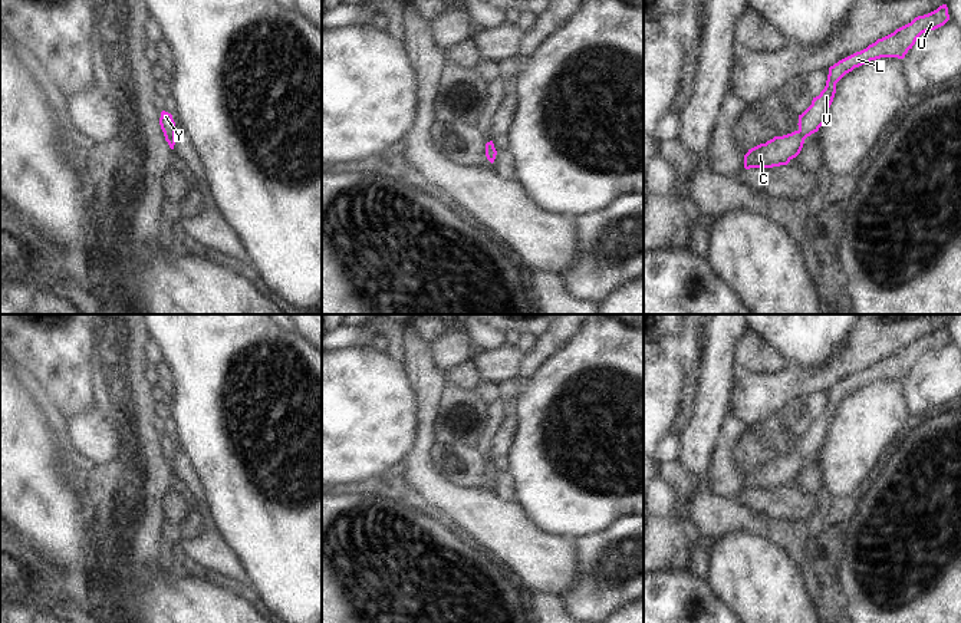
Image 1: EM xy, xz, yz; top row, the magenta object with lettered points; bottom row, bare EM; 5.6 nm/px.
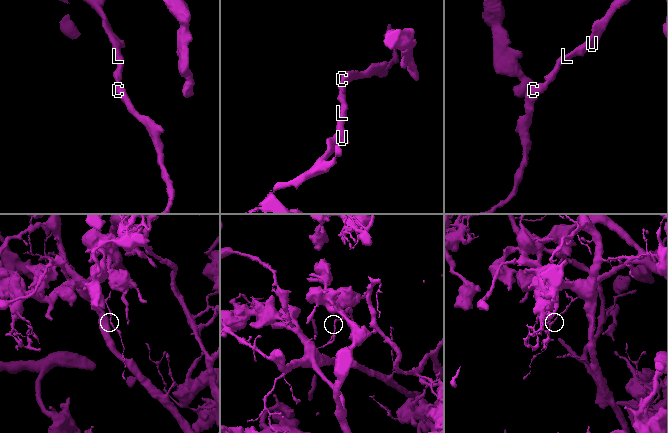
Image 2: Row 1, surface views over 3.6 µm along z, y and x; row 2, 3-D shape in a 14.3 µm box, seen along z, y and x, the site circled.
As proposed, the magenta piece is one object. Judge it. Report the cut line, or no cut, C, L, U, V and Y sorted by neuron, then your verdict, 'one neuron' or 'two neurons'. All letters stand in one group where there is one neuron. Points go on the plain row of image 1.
no cut; C L U V Y; one neuron

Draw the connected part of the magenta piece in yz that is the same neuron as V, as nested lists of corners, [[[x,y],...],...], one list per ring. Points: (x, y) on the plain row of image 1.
[[[942,326],[937,332],[915,339],[911,345],[896,350],[893,355],[882,360],[878,360],[866,370],[830,388],[825,411],[819,418],[813,419],[812,426],[799,436],[799,451],[783,458],[774,458],[766,465],[748,471],[744,477],[744,490],[773,490],[787,487],[800,475],[804,461],[817,454],[825,445],[827,432],[836,415],[836,405],[846,395],[881,379],[904,380],[922,355],[935,352],[944,347],[948,342],[948,329],[947,326]]]

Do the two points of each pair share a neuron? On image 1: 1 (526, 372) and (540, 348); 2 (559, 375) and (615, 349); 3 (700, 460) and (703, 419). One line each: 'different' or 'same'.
1: same
2: same
3: same

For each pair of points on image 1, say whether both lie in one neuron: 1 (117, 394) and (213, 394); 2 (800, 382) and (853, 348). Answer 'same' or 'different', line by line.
1: different
2: same

